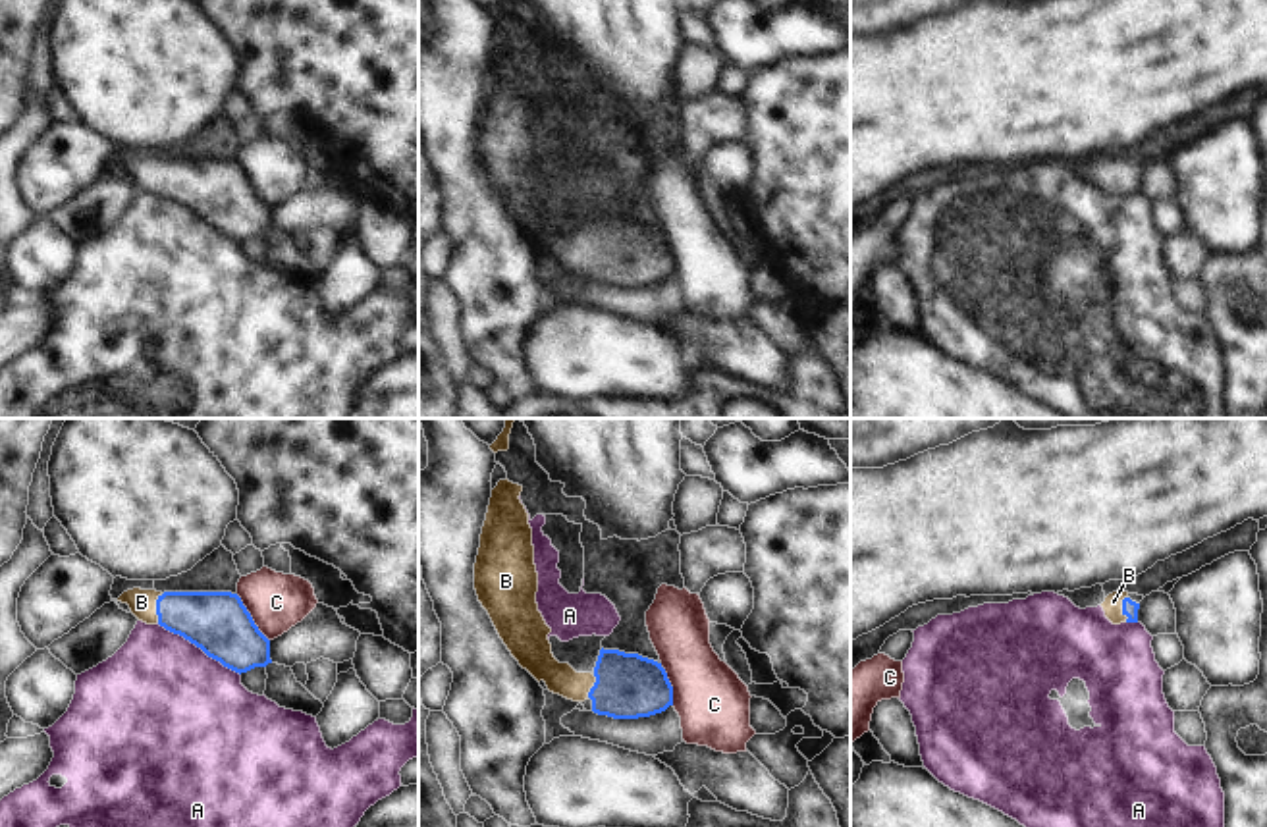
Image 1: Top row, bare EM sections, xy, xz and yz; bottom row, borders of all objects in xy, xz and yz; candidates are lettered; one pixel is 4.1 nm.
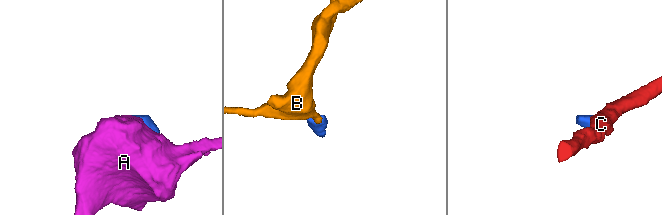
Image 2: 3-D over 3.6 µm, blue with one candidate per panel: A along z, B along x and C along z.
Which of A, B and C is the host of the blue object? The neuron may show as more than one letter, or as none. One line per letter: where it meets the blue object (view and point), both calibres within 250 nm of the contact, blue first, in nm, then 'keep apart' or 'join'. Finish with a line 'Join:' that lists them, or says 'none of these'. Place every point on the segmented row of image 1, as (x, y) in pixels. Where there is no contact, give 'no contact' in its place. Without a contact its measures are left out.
A: xy (199, 646) | 260/480 nm | keep apart
B: xy (157, 608) | 260/110 nm | join
C: xy (251, 617) | 260/240 nm | keep apart
Join: B

